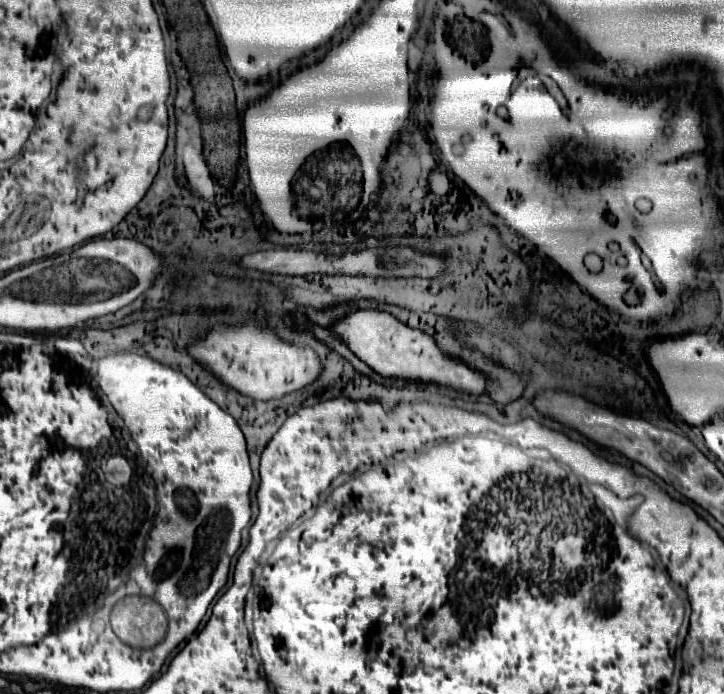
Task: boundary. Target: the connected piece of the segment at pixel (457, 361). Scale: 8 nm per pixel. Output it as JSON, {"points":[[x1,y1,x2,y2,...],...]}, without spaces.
{"points":[[354,310,344,318,334,320,328,330,350,348,364,364,368,364,376,374,384,378,400,378,406,382,424,382,424,384,442,384,454,390,466,390,466,394,484,396,488,394,488,378,470,368,462,358,454,358,442,352,432,336,426,332,414,330,388,312,378,310]]}

